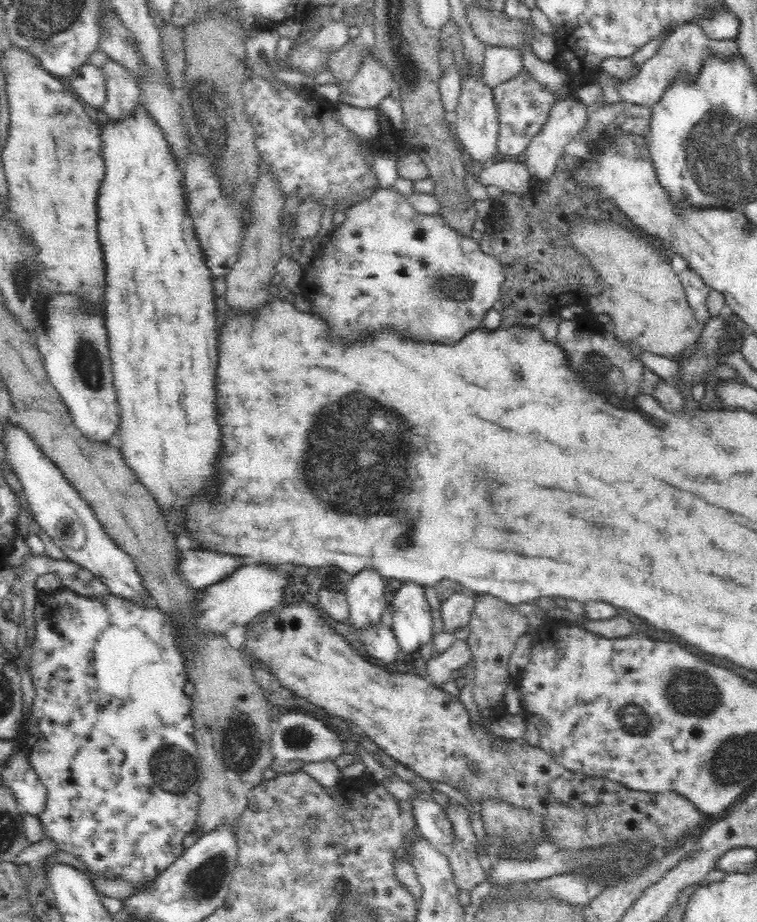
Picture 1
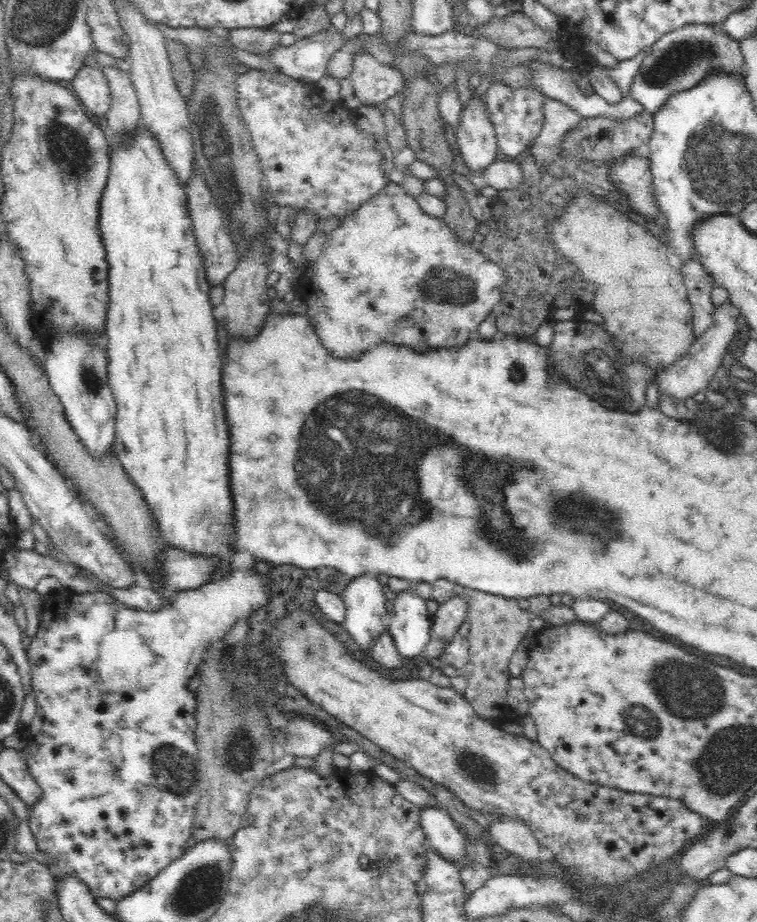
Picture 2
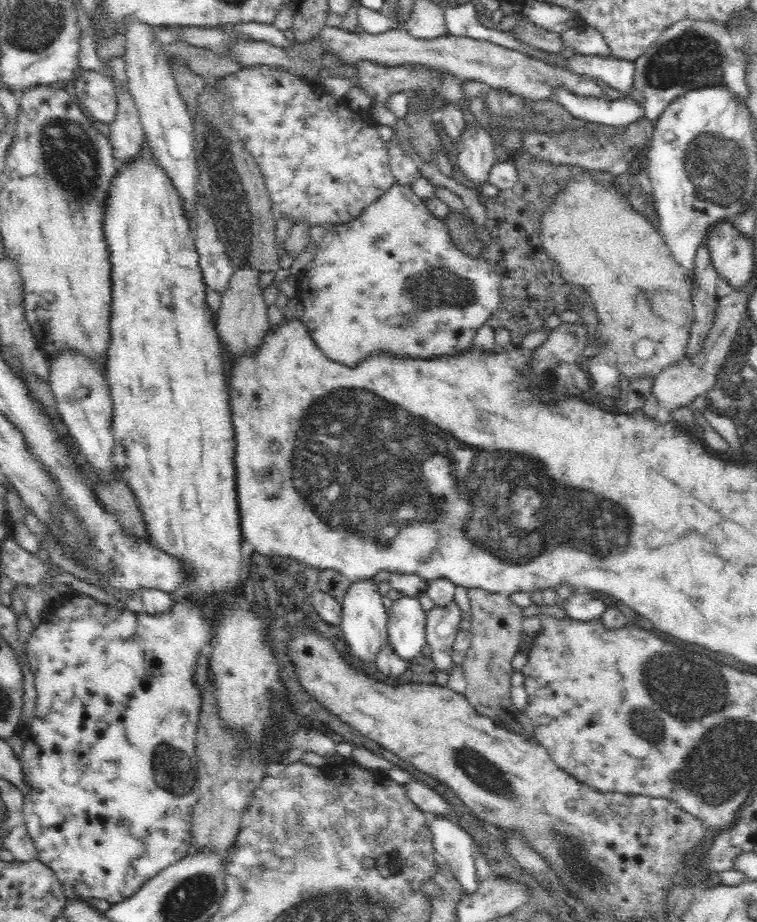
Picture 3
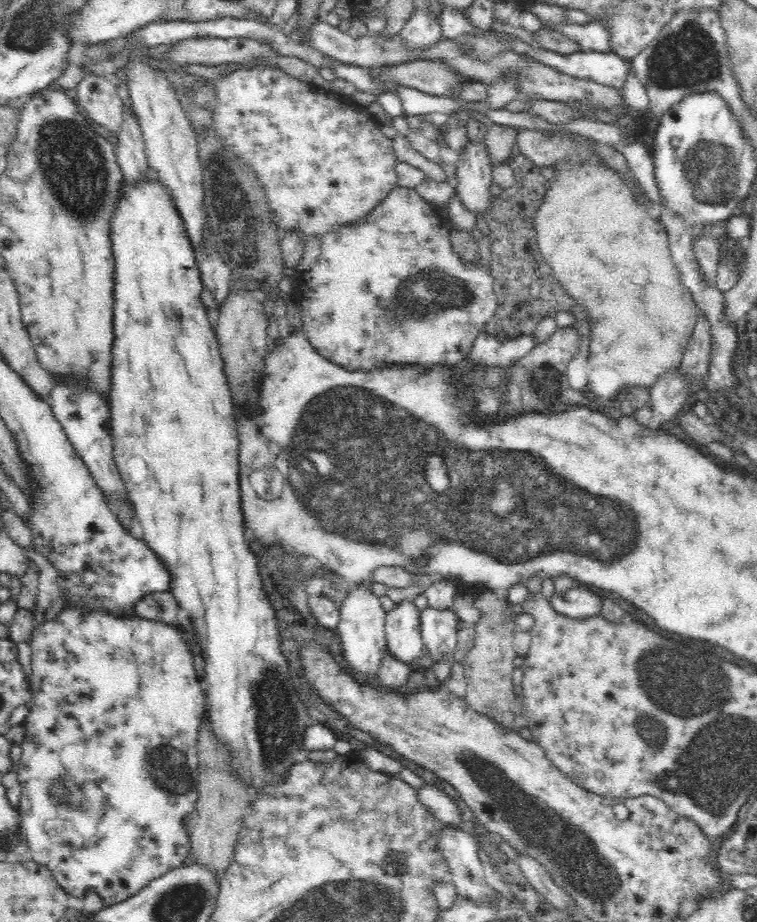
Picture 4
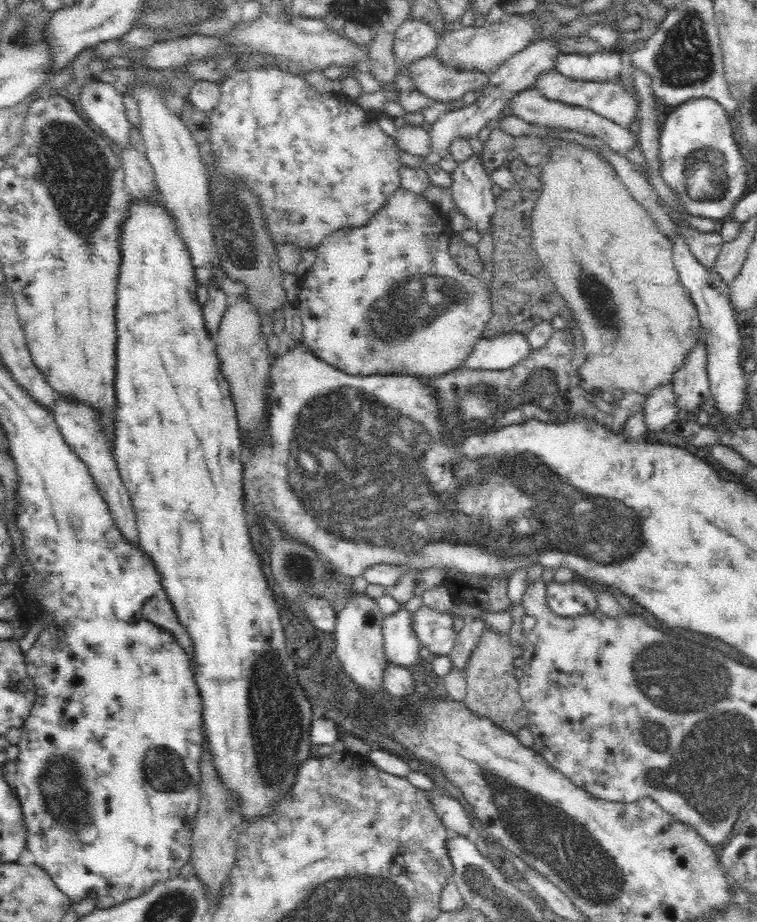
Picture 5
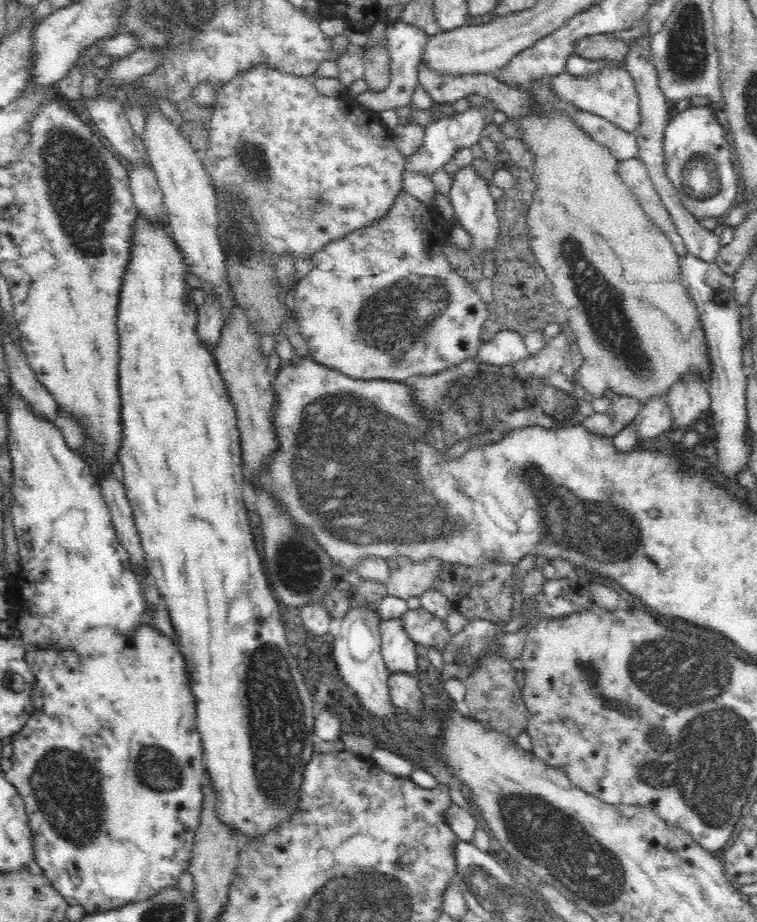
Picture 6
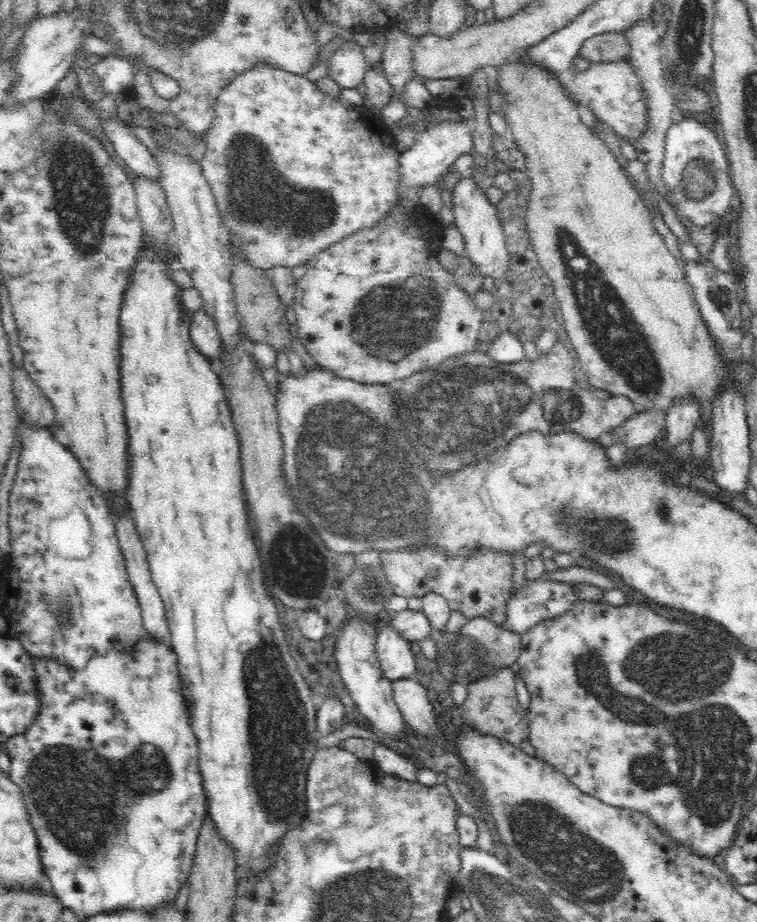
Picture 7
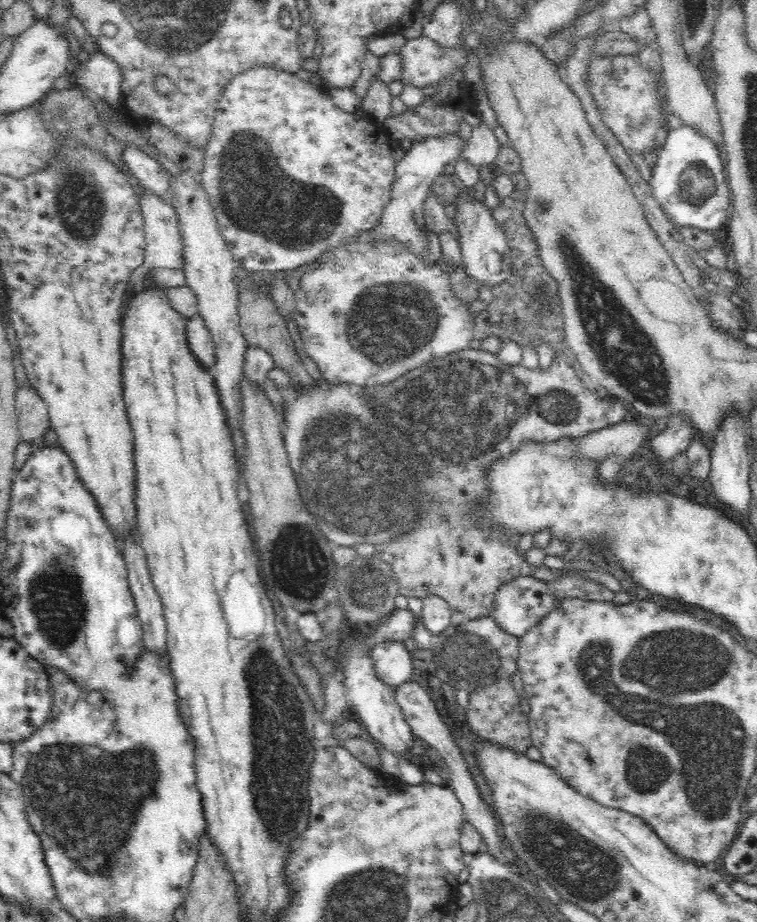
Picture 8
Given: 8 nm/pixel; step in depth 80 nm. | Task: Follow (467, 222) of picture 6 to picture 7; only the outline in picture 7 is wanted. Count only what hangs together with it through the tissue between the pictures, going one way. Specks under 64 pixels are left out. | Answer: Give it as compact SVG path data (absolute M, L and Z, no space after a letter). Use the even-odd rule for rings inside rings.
M464 174L453 187L452 204L455 222L465 240L466 253L479 266L479 271L492 277L504 276L508 268L508 251L504 238L506 232L499 219L500 206L490 202L486 191L478 186L472 174Z

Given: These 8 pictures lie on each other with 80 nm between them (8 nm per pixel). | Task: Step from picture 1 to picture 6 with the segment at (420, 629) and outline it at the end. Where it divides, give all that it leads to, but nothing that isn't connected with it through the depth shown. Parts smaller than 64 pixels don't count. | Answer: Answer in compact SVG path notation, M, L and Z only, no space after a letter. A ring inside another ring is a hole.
M390 618L380 623L382 631L382 654L387 668L392 671L408 673L417 670L416 642L407 631L406 618Z

